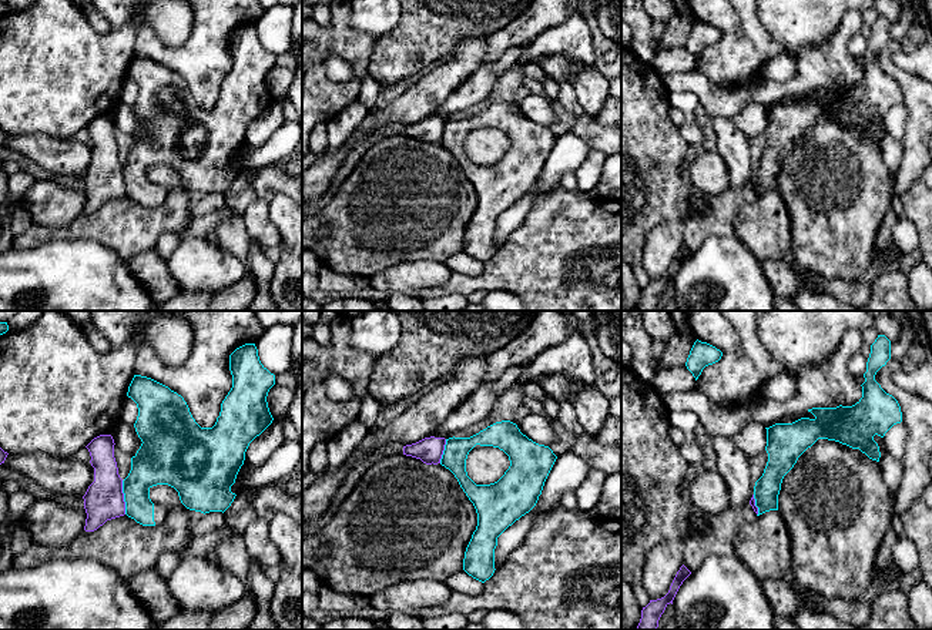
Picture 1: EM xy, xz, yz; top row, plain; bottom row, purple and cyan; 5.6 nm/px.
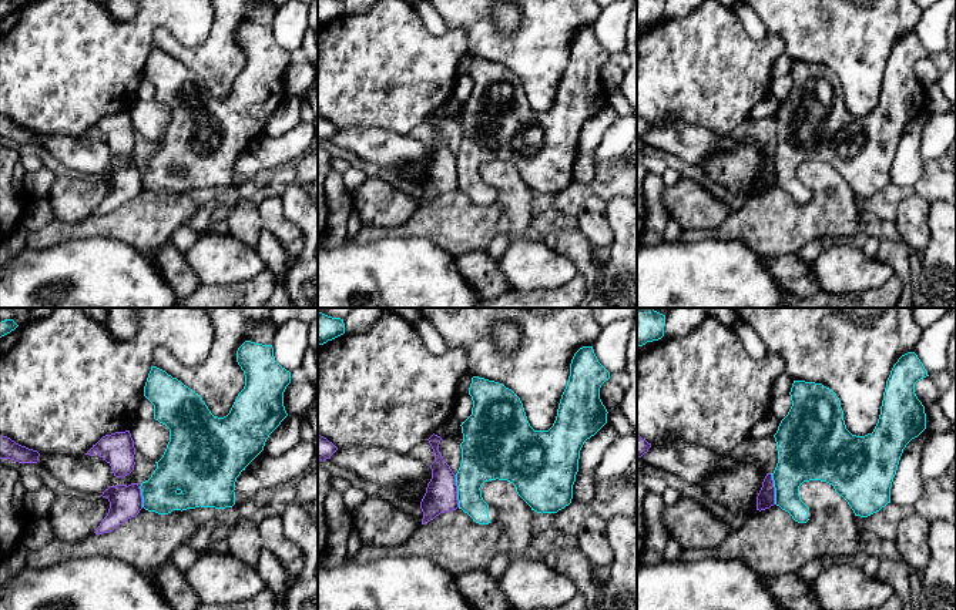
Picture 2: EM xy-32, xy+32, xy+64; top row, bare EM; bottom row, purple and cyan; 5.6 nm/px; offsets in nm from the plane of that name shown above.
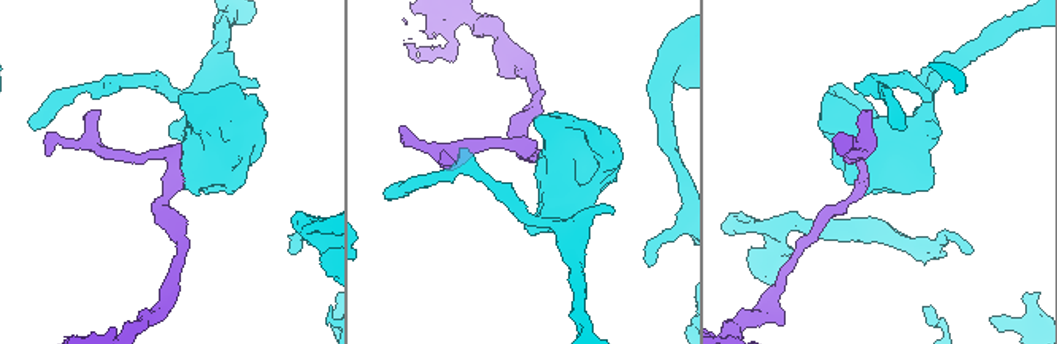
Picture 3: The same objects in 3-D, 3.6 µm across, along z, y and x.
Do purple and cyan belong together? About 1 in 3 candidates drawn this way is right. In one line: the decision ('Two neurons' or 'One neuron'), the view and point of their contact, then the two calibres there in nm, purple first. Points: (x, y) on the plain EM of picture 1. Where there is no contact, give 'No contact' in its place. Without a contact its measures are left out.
Two neurons. Touches purple at xy (123, 178). Thickness 220 nm (purple) against 220 nm

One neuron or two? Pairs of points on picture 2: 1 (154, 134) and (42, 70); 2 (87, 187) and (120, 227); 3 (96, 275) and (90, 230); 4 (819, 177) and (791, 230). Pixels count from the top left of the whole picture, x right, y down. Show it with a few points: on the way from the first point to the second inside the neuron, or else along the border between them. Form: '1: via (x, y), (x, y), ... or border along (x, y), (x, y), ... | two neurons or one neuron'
1: border along (137, 99), (130, 111) | two neurons
2: border along (93, 213), (80, 221), (60, 221) | two neurons
3: border along (124, 243), (116, 238), (83, 237), (59, 244) | two neurons
4: via (819, 190), (819, 201), (804, 217) | one neuron

